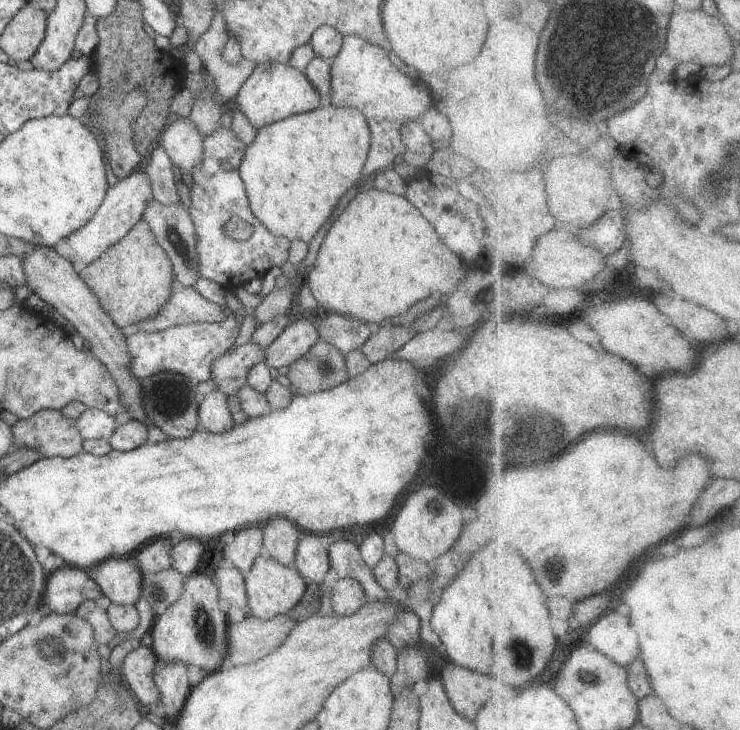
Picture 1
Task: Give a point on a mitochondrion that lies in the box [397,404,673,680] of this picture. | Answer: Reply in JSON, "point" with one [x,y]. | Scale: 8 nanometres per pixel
{"point":[556,553]}

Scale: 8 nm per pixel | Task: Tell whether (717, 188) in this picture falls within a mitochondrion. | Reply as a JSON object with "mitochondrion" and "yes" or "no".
{"mitochondrion":"yes"}

